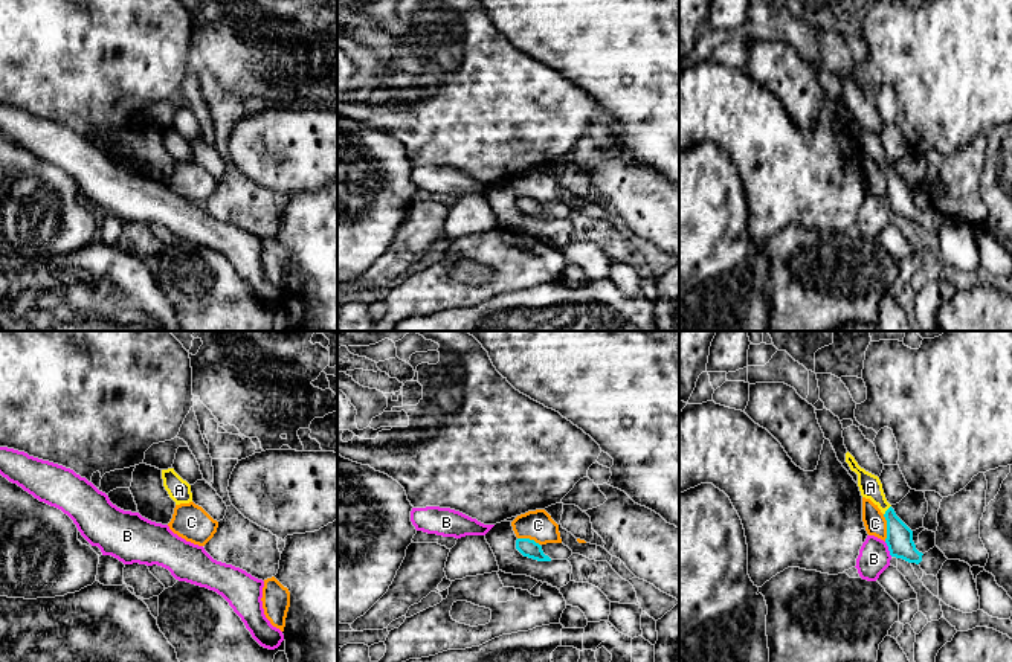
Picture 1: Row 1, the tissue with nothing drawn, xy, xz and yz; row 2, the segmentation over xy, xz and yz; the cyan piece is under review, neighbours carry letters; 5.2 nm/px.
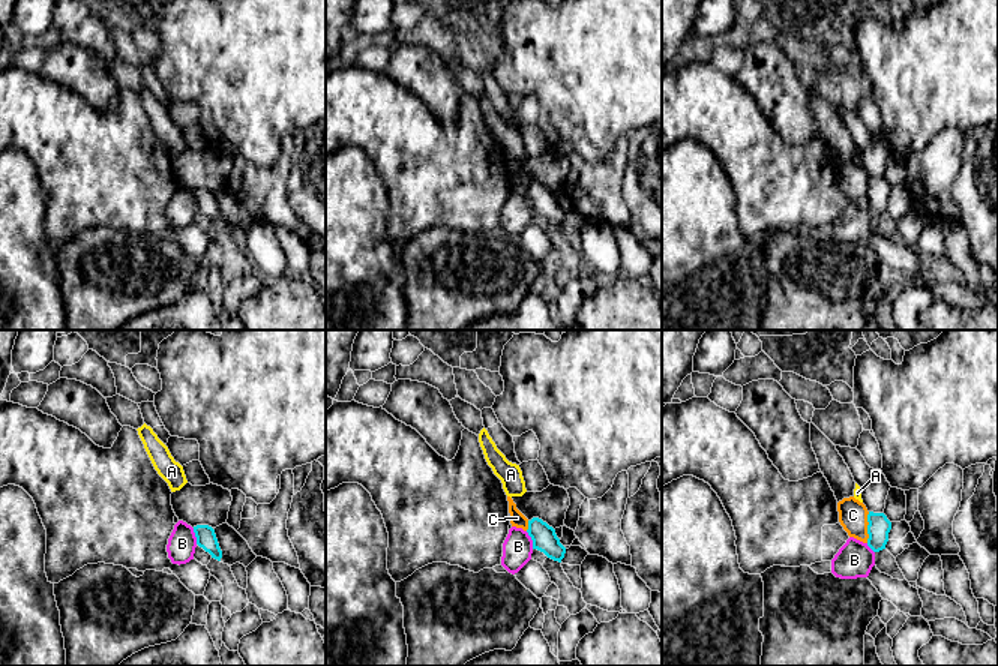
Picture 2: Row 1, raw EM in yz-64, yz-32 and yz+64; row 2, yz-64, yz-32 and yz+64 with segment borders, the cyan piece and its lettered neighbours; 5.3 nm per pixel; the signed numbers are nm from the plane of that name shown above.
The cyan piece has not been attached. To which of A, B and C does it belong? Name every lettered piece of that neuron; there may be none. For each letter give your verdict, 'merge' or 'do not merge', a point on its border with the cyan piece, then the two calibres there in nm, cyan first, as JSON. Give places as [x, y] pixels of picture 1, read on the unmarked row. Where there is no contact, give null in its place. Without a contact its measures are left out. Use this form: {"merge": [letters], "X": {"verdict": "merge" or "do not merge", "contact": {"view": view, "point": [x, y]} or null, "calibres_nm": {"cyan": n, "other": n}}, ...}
{"merge": ["A"], "A": {"verdict": "merge", "contact": {"view": "yz", "point": [887, 168]}, "calibres_nm": {"cyan": 140, "other": 120}}, "B": {"verdict": "do not merge", "contact": {"view": "yz", "point": [889, 208]}, "calibres_nm": {"cyan": 140, "other": 170}}, "C": {"verdict": "do not merge", "contact": {"view": "yz", "point": [887, 186]}, "calibres_nm": {"cyan": 140, "other": 120}}}

